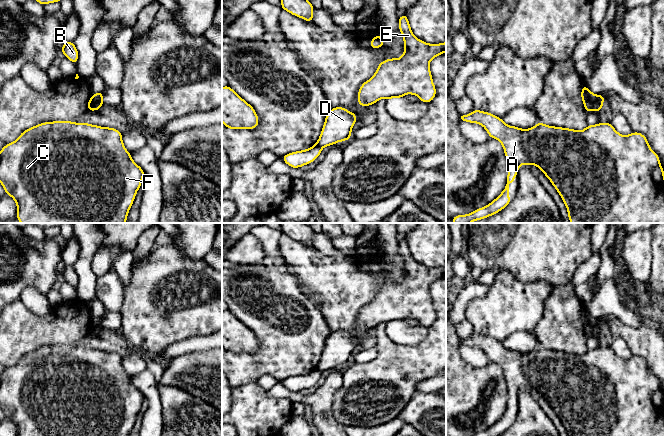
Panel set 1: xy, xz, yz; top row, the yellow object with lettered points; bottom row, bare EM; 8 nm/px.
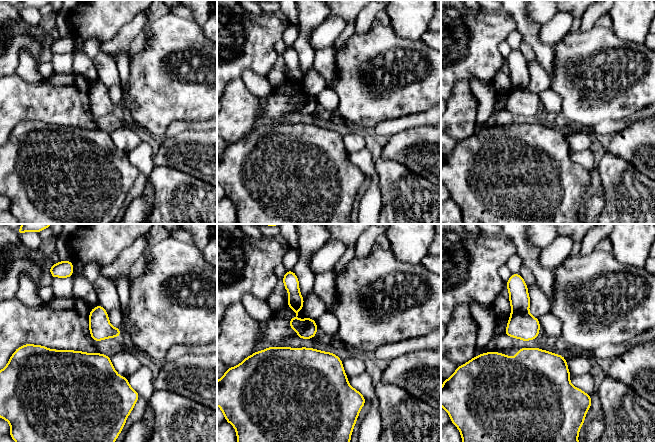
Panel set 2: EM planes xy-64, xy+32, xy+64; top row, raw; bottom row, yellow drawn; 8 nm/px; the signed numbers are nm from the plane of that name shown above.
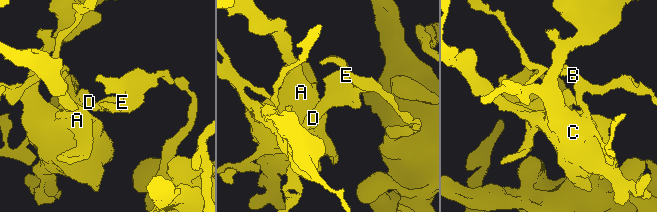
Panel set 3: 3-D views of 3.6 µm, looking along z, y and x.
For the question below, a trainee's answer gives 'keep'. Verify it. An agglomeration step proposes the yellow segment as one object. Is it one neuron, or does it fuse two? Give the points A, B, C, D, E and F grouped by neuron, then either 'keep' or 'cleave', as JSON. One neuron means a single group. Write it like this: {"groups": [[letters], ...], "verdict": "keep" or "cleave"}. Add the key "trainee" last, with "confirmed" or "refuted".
{"groups": [["A", "B", "C", "F"], ["D", "E"]], "verdict": "cleave", "trainee": "refuted"}

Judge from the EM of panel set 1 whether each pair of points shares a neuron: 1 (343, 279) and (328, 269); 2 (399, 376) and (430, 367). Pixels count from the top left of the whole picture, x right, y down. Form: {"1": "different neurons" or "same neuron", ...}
{"1": "same neuron", "2": "same neuron"}

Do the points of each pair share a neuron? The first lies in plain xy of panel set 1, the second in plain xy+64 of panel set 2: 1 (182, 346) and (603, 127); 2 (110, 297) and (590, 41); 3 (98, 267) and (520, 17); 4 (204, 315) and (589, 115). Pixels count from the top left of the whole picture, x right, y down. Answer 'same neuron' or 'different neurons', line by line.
1: same neuron
2: different neurons
3: different neurons
4: same neuron

